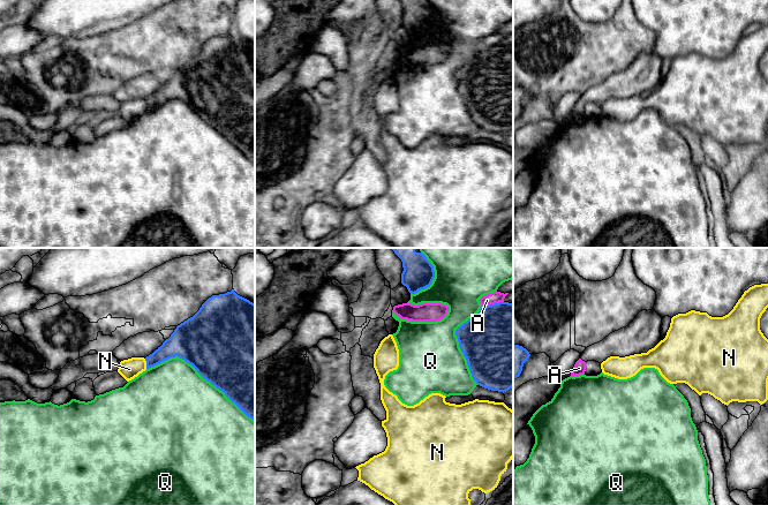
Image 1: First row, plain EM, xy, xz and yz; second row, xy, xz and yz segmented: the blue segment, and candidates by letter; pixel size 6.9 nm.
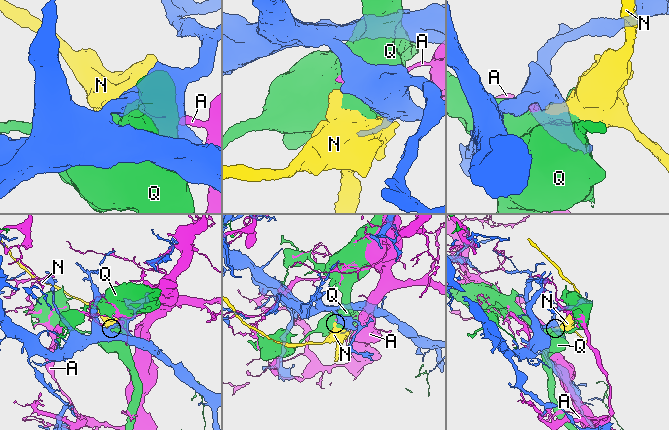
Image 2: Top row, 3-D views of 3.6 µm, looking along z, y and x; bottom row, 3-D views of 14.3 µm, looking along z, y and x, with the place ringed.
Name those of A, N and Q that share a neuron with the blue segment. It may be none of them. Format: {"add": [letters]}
{"add": []}

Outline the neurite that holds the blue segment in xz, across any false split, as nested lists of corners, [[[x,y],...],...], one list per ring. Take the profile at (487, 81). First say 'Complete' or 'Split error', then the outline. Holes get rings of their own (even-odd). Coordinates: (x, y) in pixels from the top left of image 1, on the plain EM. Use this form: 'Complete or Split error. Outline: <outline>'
Complete. Outline: [[[513,44],[482,48],[455,77],[477,127],[503,135],[513,129]]]

